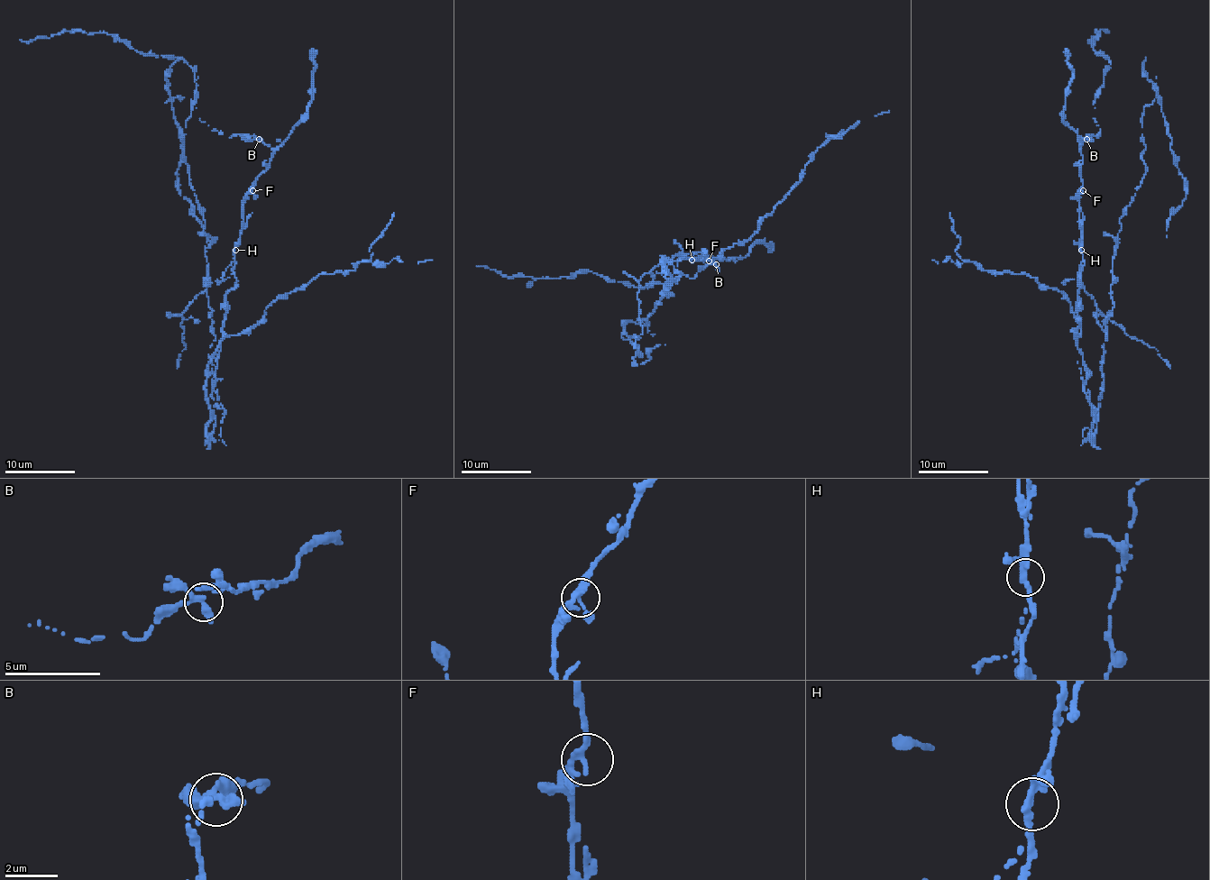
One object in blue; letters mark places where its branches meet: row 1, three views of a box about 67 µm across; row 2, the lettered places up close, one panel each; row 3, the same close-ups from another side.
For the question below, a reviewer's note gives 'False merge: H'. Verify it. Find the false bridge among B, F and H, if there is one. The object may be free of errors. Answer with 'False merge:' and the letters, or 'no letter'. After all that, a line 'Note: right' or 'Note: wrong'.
False merge: H
Note: right

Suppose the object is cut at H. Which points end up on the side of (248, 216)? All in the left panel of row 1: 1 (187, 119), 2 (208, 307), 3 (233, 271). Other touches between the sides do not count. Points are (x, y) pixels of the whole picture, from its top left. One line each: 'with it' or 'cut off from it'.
1: cut off from it
2: cut off from it
3: cut off from it

